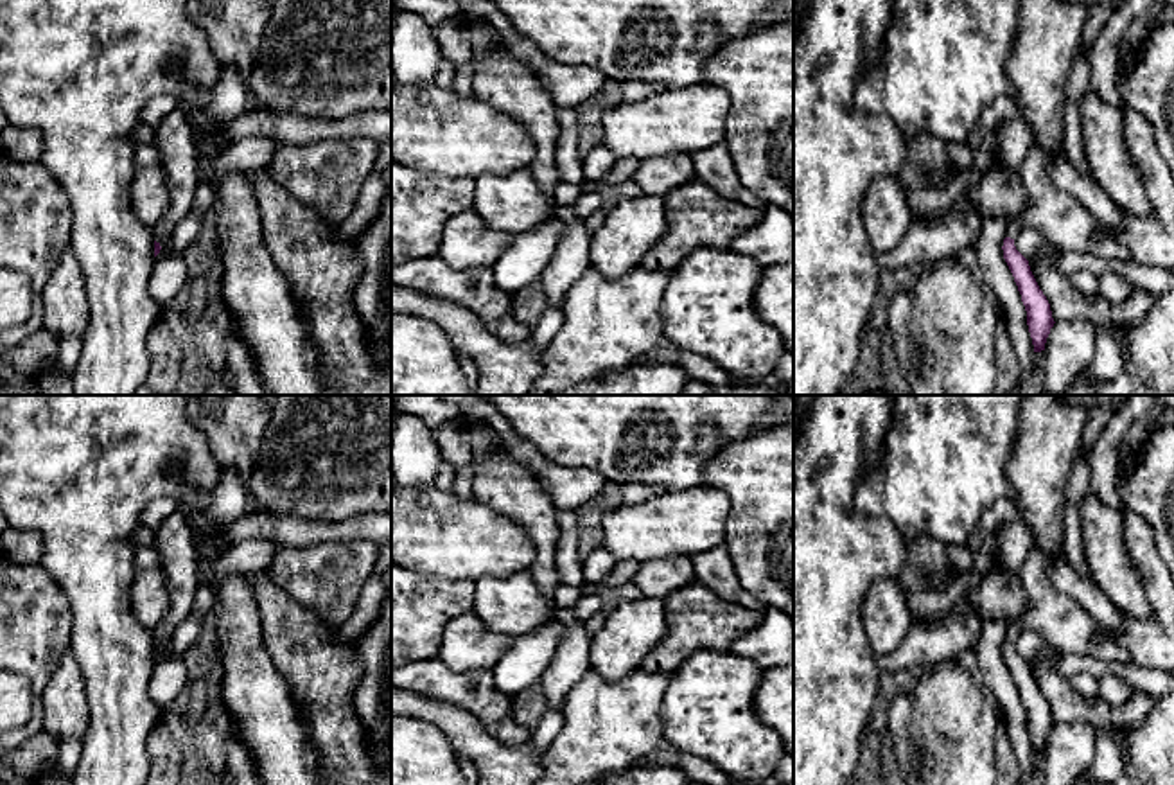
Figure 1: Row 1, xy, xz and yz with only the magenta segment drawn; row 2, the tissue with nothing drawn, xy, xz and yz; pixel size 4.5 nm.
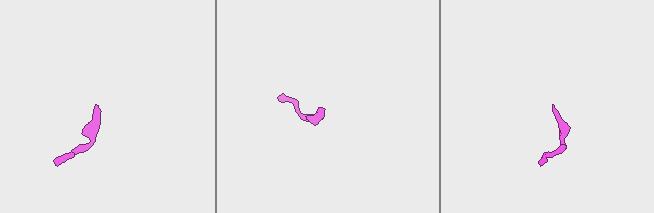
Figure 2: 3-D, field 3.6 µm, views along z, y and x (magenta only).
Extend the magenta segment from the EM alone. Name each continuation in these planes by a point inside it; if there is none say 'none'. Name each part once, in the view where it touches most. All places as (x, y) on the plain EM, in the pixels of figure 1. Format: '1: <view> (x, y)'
1: yz (1065, 624)

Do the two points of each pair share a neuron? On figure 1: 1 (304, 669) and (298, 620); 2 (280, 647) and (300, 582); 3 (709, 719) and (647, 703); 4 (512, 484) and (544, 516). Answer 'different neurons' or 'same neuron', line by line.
1: same neuron
2: different neurons
3: different neurons
4: same neuron

